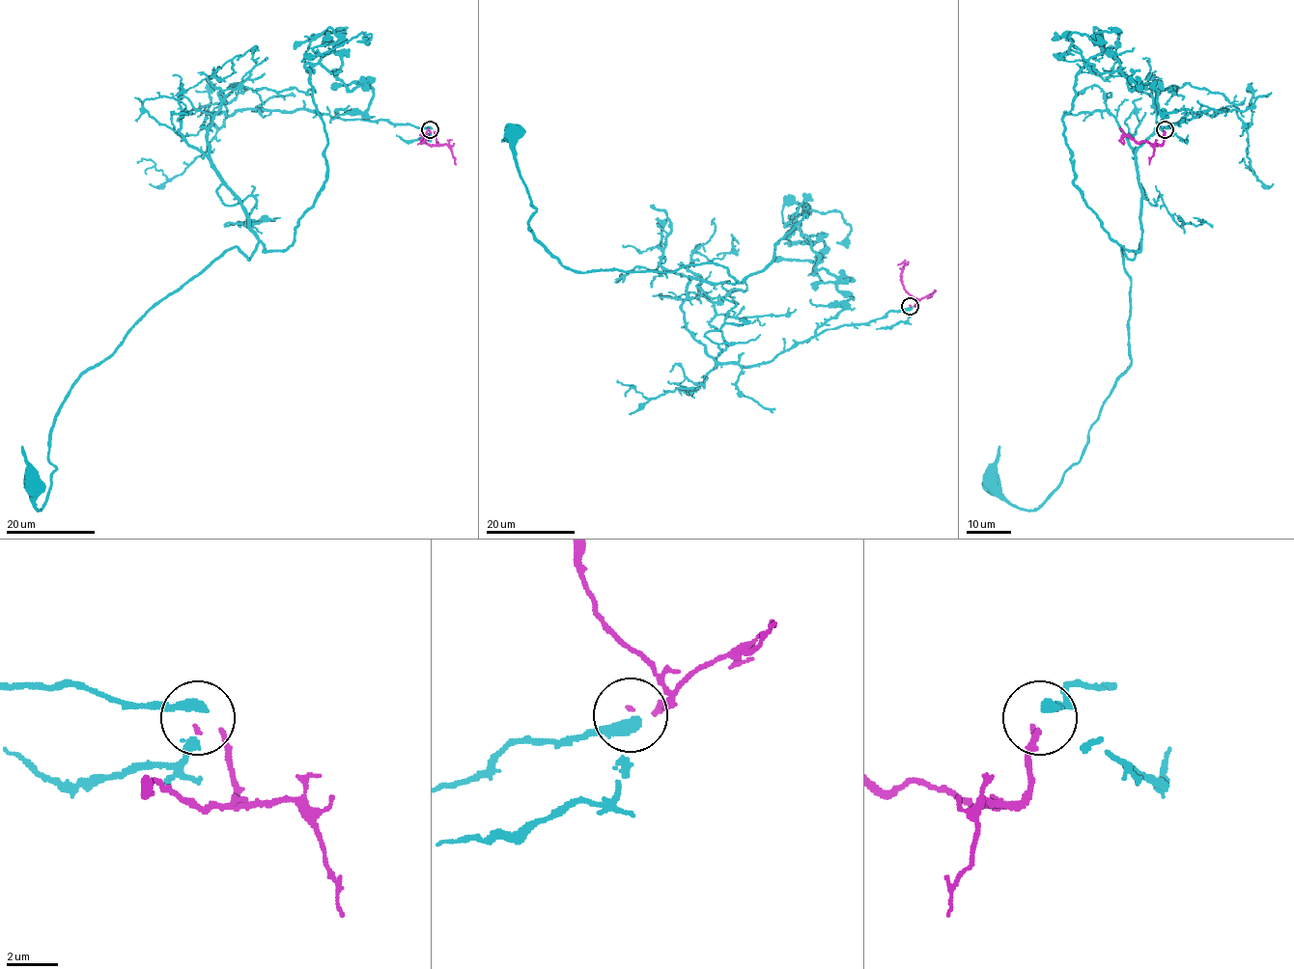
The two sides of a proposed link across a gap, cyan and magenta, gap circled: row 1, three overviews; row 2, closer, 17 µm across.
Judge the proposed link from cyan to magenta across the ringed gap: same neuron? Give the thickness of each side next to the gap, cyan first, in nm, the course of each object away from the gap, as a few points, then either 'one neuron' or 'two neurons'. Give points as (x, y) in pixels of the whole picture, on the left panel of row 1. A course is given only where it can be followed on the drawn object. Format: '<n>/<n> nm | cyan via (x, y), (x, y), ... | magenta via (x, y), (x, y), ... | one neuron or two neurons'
460/120 nm | cyan via (431, 128), (210, 112), (210, 166), (256, 250), (226, 250), (86, 369), (38, 510), (33, 483) | magenta via (431, 131), (434, 131), (436, 145), (422, 142), (423, 135), (424, 140), (417, 145) | one neuron

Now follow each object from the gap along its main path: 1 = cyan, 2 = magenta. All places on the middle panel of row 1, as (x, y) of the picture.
1: (911, 307), (717, 363), (682, 303), (689, 277), (736, 280), (566, 269), (529, 230), (513, 131)
2: (911, 306), (916, 302), (902, 282), (904, 261), (897, 264)

